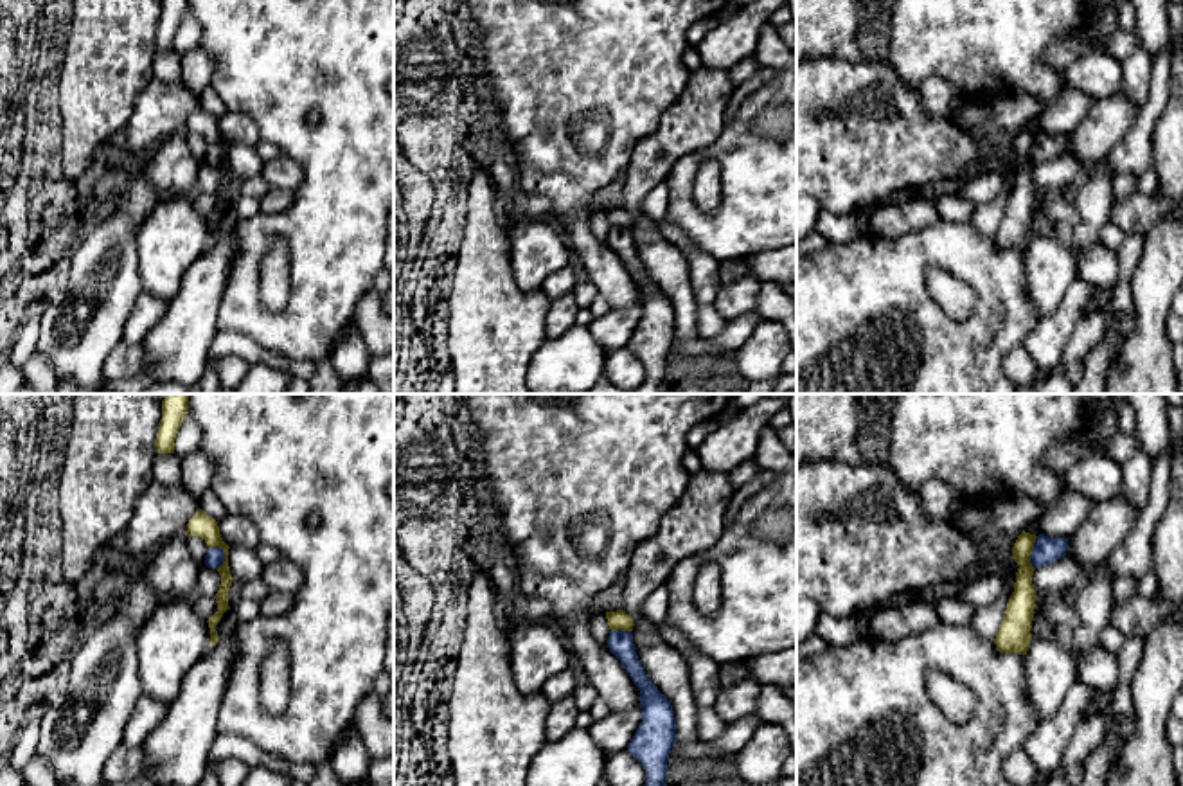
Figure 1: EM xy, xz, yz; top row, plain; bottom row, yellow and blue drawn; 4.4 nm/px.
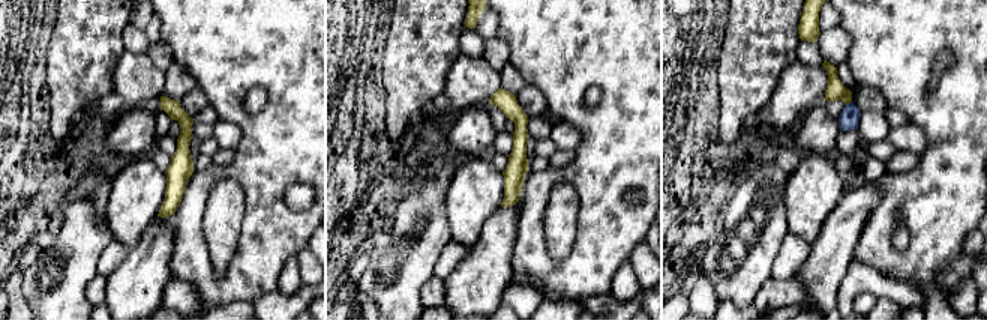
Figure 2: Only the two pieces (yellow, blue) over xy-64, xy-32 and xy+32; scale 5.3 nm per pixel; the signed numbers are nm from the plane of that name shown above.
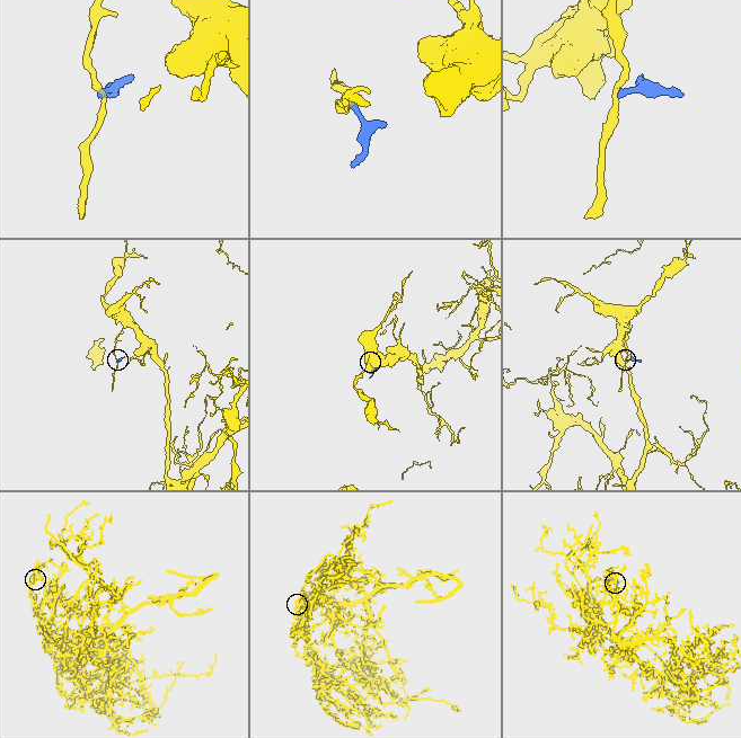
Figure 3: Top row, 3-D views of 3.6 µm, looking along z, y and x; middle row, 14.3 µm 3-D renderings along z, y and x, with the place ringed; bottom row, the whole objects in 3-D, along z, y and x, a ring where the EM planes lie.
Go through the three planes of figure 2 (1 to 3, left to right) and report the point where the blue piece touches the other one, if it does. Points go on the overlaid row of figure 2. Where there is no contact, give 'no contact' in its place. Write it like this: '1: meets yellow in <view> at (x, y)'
1: no contact
2: no contact
3: meets yellow in xy+32 at (848, 102)

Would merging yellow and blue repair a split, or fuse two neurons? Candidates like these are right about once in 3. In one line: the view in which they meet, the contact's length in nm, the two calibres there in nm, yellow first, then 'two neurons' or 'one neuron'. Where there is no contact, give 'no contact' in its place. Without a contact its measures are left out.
xy | 110 nm | 110/90 nm | two neurons

